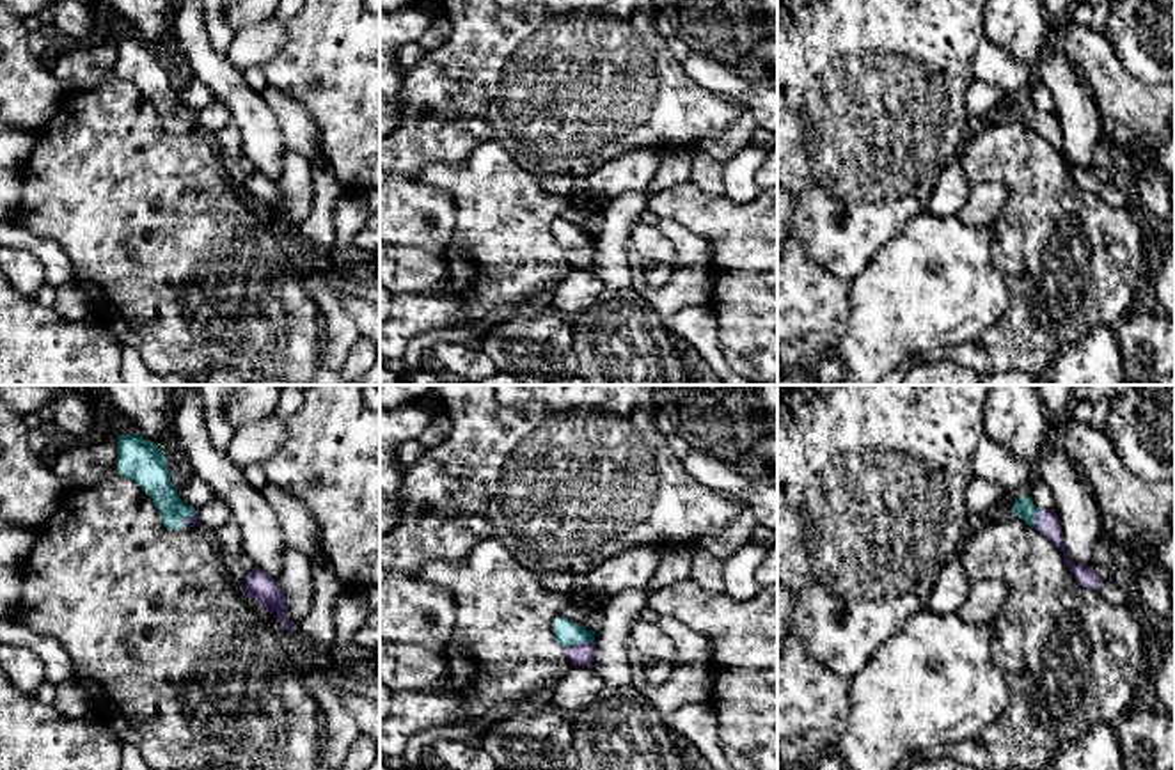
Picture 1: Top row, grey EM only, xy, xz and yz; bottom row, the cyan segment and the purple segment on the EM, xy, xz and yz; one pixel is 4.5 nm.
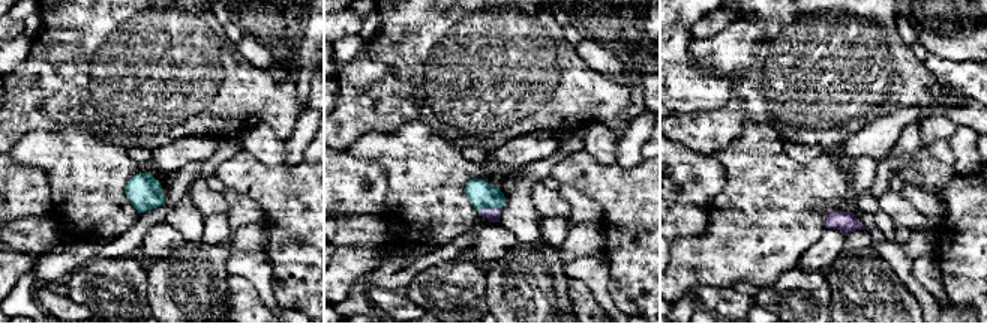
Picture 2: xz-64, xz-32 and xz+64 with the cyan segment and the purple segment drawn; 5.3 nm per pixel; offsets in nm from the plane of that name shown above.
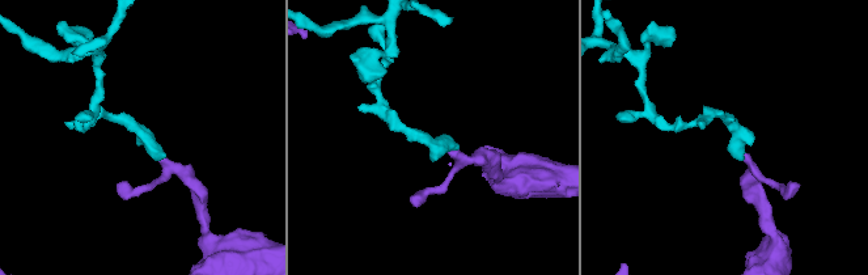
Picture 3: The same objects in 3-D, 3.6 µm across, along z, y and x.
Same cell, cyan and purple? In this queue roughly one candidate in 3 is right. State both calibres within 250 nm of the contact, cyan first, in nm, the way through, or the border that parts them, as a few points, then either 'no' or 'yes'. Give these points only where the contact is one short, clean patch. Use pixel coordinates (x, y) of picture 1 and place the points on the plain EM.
120 nm thick on the cyan side, 100 nm on the other; runs through xz (568, 236), (579, 245), (584, 256); yes

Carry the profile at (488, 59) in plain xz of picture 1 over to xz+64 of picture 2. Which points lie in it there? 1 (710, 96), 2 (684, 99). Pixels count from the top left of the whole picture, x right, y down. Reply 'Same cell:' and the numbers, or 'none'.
Same cell: none

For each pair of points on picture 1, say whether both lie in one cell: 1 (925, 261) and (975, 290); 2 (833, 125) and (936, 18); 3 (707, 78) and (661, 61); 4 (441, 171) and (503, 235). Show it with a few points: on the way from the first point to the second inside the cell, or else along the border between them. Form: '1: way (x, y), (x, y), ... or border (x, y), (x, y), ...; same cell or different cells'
1: way (938, 272), (955, 290), (962, 290); same cell
2: way (833, 87), (833, 75), (890, 18), (898, 18); same cell
3: border (680, 64), (700, 86), (721, 93); different cells
4: way (457, 187), (487, 219); same cell

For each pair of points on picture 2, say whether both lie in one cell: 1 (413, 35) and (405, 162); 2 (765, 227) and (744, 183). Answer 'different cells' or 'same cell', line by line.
1: different cells
2: same cell

